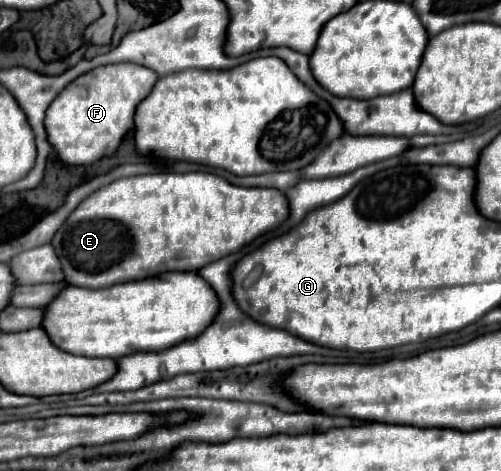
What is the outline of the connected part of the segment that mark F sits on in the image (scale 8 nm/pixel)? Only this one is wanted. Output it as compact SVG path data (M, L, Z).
M135 63L97 67L69 83L49 105L45 129L49 145L65 165L91 165L117 151L123 135L133 129L137 105L151 93L157 73Z

